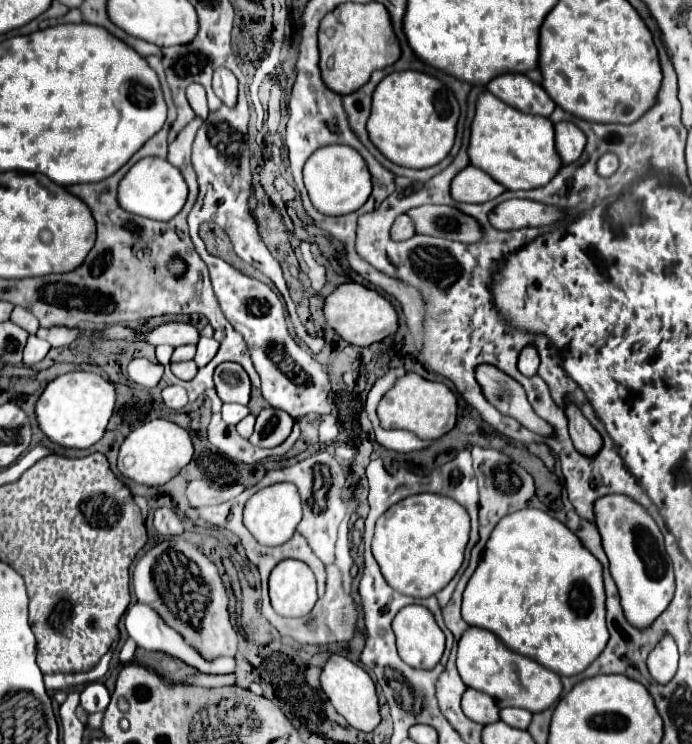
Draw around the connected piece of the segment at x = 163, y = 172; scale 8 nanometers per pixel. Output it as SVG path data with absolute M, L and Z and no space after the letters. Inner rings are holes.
M145 157L137 161L121 179L117 189L117 201L121 203L121 209L155 221L173 219L185 205L185 199L187 199L187 185L179 169L173 167L167 159L159 159L159 157Z

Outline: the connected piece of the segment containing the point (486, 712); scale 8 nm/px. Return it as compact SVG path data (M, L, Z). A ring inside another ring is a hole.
M467 689L463 699L461 699L461 709L465 711L465 715L475 721L475 723L481 723L481 725L487 725L487 723L495 723L499 721L499 707L497 703L481 693L481 691L475 691L475 689Z

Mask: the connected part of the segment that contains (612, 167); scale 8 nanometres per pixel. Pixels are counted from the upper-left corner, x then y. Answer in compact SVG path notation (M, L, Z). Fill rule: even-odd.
M603 155L597 163L597 173L601 177L609 177L617 171L617 167L619 167L619 159L615 155Z

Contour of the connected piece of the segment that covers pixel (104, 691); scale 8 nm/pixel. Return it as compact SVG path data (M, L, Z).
M99 681L87 683L85 689L81 691L81 707L85 709L87 715L105 711L107 705L109 705L109 701L111 701L109 689L103 683L99 683Z

